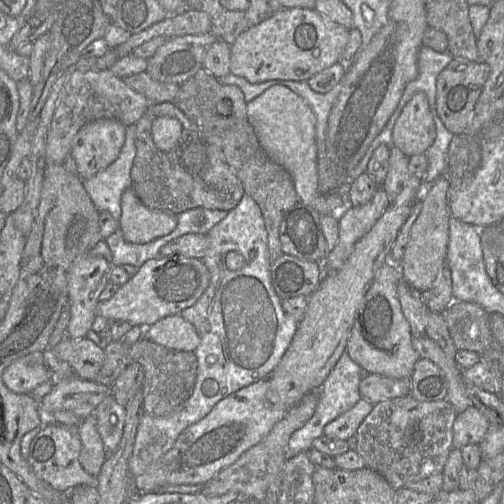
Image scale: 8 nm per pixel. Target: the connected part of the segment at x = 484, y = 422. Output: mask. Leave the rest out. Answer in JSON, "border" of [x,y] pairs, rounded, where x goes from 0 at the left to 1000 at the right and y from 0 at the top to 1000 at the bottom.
{"border":[[[940,806],[909,819],[899,843],[899,885],[915,891],[929,881],[952,881],[960,871],[972,837]]]}

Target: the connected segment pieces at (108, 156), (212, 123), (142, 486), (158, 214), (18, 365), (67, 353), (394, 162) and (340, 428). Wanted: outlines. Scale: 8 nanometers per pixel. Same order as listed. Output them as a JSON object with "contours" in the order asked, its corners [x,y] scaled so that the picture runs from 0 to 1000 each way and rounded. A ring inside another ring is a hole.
{"contours":[[[[198,234],[169,246],[149,268],[141,308],[153,327],[153,347],[165,357],[208,335],[226,321],[248,282],[250,248],[220,234]]],[[[399,133],[357,171],[343,202],[385,244],[399,272],[440,302],[448,321],[478,359],[484,381],[512,405],[530,458],[538,524],[563,504],[554,472],[560,433],[573,415],[593,403],[593,395],[573,341],[538,317],[518,294],[506,260],[492,240],[490,202],[482,183],[466,169],[437,165],[427,151]],[[446,196],[458,202],[458,222],[450,228],[433,218],[433,206]]],[[[518,752],[510,758],[504,758],[492,766],[486,766],[472,776],[452,784],[450,788],[437,794],[423,812],[399,833],[393,837],[381,841],[373,849],[369,849],[353,867],[343,887],[331,895],[325,903],[321,903],[317,909],[313,909],[310,915],[306,915],[286,938],[282,938],[272,948],[262,946],[264,964],[276,974],[276,976],[304,976],[312,970],[333,964],[333,962],[359,962],[359,960],[375,960],[375,962],[387,962],[387,960],[407,960],[409,956],[417,954],[427,942],[431,942],[440,931],[448,929],[450,925],[464,919],[476,903],[498,889],[500,885],[514,879],[544,847],[544,843],[554,837],[569,819],[569,815],[575,810],[548,810],[542,806],[528,790],[528,780],[532,776],[534,768],[534,756],[532,752]]],[[[254,373],[240,389],[238,454],[252,480],[288,484],[341,460],[351,427],[290,411]]],[[[71,696],[28,714],[6,736],[4,754],[28,780],[62,782],[71,768],[101,754],[87,698]]],[[[131,667],[95,694],[133,718],[153,746],[179,756],[188,756],[208,714],[206,694],[173,669],[145,673]]],[[[782,288],[772,298],[772,331],[758,371],[774,395],[774,405],[819,405],[839,385],[839,357],[813,339],[812,312],[806,306]]],[[[716,790],[696,812],[653,837],[643,847],[643,863],[675,873],[688,873],[704,865],[712,843],[740,808],[742,802]]]]}

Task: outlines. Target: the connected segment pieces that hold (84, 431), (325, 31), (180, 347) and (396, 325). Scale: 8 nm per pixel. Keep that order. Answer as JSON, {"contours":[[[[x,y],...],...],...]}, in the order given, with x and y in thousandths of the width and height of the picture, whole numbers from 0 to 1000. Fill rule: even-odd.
{"contours":[[[[183,821],[161,833],[151,853],[163,879],[159,919],[171,937],[192,946],[214,897],[194,857],[188,825]]],[[[550,18],[538,34],[490,58],[456,87],[456,145],[496,165],[534,159],[611,161],[673,123],[692,69],[692,58],[623,18]]],[[[357,623],[329,627],[288,651],[284,671],[353,696],[385,698],[397,683],[387,649]]],[[[768,518],[752,532],[706,621],[687,685],[694,710],[722,736],[788,752],[815,748],[833,712],[819,688],[815,649],[790,591],[792,556],[790,524]]]]}

